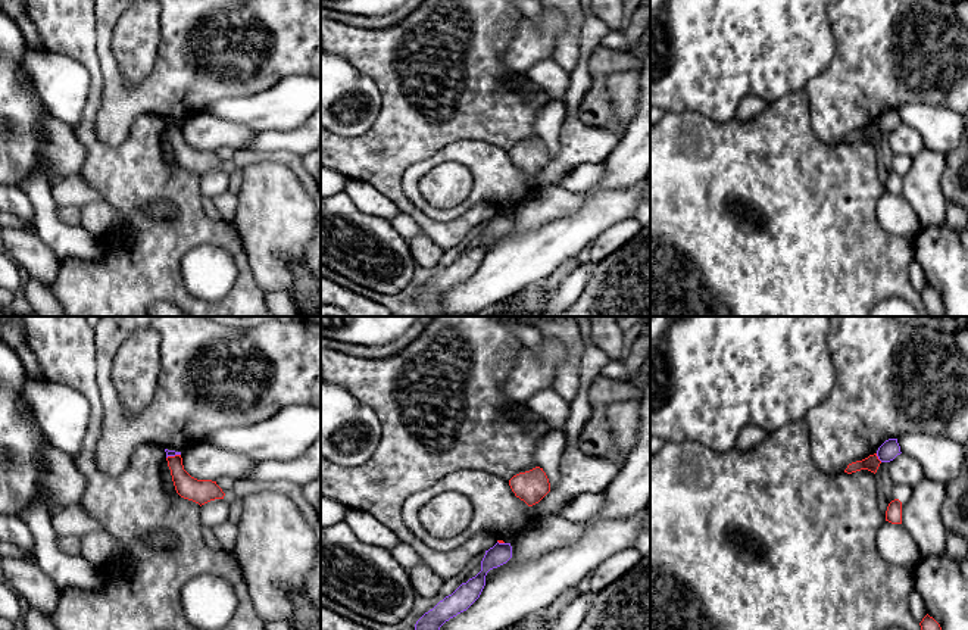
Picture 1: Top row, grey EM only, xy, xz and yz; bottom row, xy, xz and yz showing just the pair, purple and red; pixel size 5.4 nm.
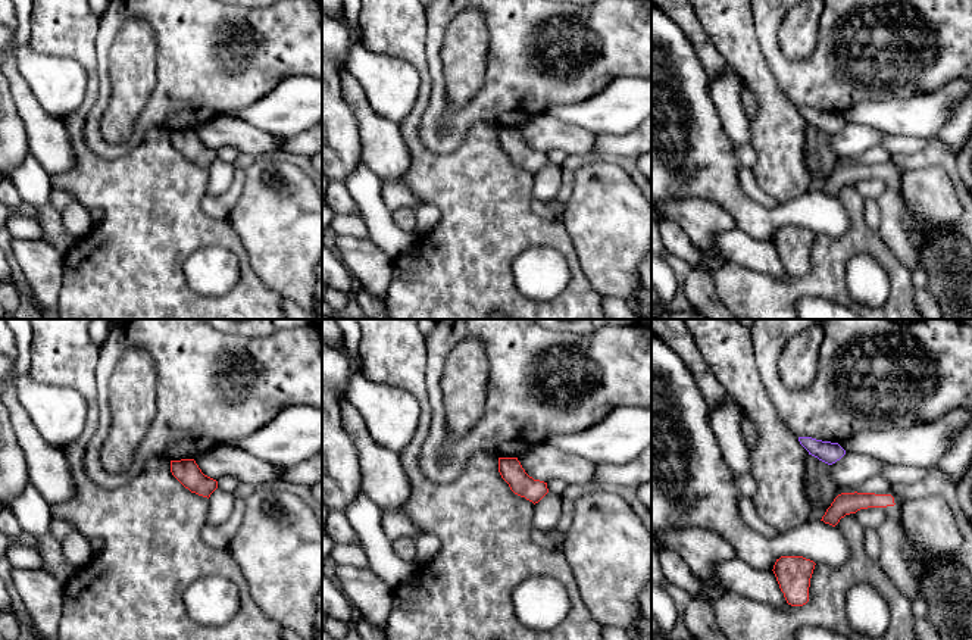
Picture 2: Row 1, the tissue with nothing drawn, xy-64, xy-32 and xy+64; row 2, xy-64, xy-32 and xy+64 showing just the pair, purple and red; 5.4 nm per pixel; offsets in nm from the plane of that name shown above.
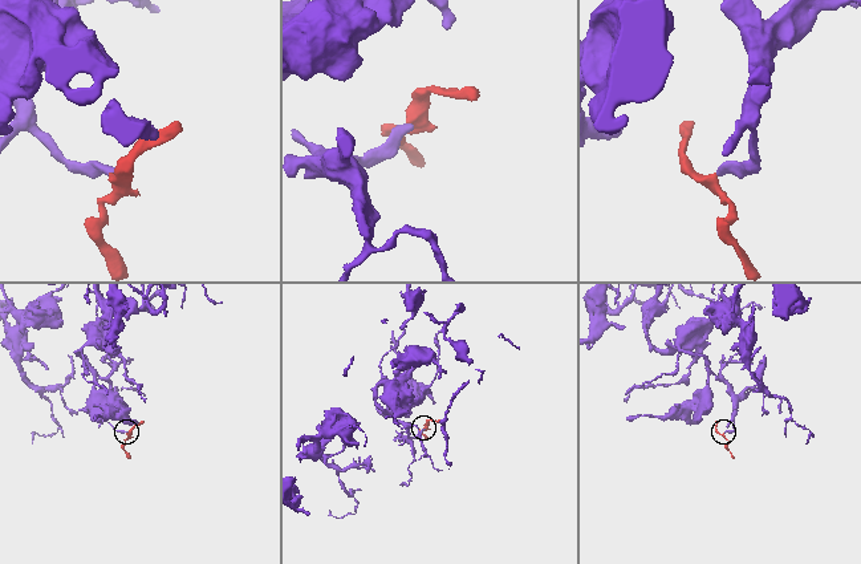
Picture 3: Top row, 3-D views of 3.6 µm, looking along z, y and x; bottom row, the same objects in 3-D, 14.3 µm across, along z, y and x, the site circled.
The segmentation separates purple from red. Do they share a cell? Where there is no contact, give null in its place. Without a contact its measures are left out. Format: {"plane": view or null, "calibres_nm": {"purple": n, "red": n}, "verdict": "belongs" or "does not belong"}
{"plane": "yz", "calibres_nm": {"purple": 100, "red": 80}, "verdict": "does not belong"}

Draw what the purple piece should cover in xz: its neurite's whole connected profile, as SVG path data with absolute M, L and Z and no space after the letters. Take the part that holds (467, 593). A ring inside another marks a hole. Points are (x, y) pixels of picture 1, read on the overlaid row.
M496 543L485 551L481 561L481 571L462 583L452 595L440 601L433 609L425 612L415 624L415 630L440 630L440 627L466 611L481 595L485 586L485 576L490 570L506 564L512 558L510 543Z

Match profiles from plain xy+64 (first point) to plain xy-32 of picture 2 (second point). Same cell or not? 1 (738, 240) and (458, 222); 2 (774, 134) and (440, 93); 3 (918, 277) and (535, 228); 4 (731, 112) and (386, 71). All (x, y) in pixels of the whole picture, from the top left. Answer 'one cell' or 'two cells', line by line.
1: two cells
2: two cells
3: two cells
4: one cell

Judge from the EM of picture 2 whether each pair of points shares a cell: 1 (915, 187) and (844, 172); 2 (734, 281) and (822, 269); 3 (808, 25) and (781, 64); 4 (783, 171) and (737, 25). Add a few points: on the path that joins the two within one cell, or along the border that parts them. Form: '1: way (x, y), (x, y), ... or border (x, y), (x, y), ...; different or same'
1: border (900, 175), (903, 197); different
2: way (756, 287), (800, 287); same
3: border (778, 22), (778, 47), (788, 58), (815, 50); different
4: way (778, 134), (774, 108), (749, 62); same

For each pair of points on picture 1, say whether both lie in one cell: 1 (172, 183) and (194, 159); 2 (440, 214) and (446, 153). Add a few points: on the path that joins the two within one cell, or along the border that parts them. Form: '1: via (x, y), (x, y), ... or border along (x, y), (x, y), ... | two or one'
1: border along (174, 155), (181, 167), (200, 177) | two
2: via (421, 202), (414, 195), (414, 177), (427, 165) | one

